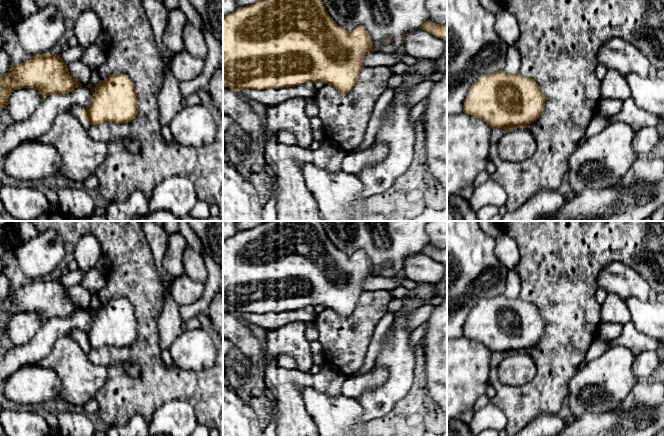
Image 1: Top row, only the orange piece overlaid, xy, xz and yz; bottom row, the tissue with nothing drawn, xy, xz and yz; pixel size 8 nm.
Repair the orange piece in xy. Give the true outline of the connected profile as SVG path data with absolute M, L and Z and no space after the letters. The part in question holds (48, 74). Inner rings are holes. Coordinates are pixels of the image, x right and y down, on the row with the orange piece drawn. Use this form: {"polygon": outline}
{"polygon": "M50 53L33 55L28 61L10 66L8 72L0 77L0 108L7 109L8 98L17 89L34 88L45 99L51 94L67 94L78 86L83 85L72 77L60 55L53 56Z"}

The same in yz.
{"polygon": "M504 70L480 76L470 87L464 101L463 112L482 119L492 129L525 128L536 121L544 110L546 98L538 83L519 73L507 74Z"}

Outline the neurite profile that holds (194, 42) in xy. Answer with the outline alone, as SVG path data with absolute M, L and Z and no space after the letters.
M189 21L184 26L182 37L185 51L197 58L207 57L208 46L203 33Z

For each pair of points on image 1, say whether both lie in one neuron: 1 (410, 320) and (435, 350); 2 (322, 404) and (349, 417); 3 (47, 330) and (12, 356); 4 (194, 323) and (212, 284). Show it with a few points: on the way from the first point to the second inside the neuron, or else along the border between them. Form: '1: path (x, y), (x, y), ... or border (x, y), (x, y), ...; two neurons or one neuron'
1: border (434, 307), (430, 317), (425, 322); two neurons
2: path (329, 411), (335, 417), (342, 417); one neuron
3: path (41, 339), (25, 355), (21, 355); one neuron
4: border (196, 316), (188, 319), (183, 324); two neurons

